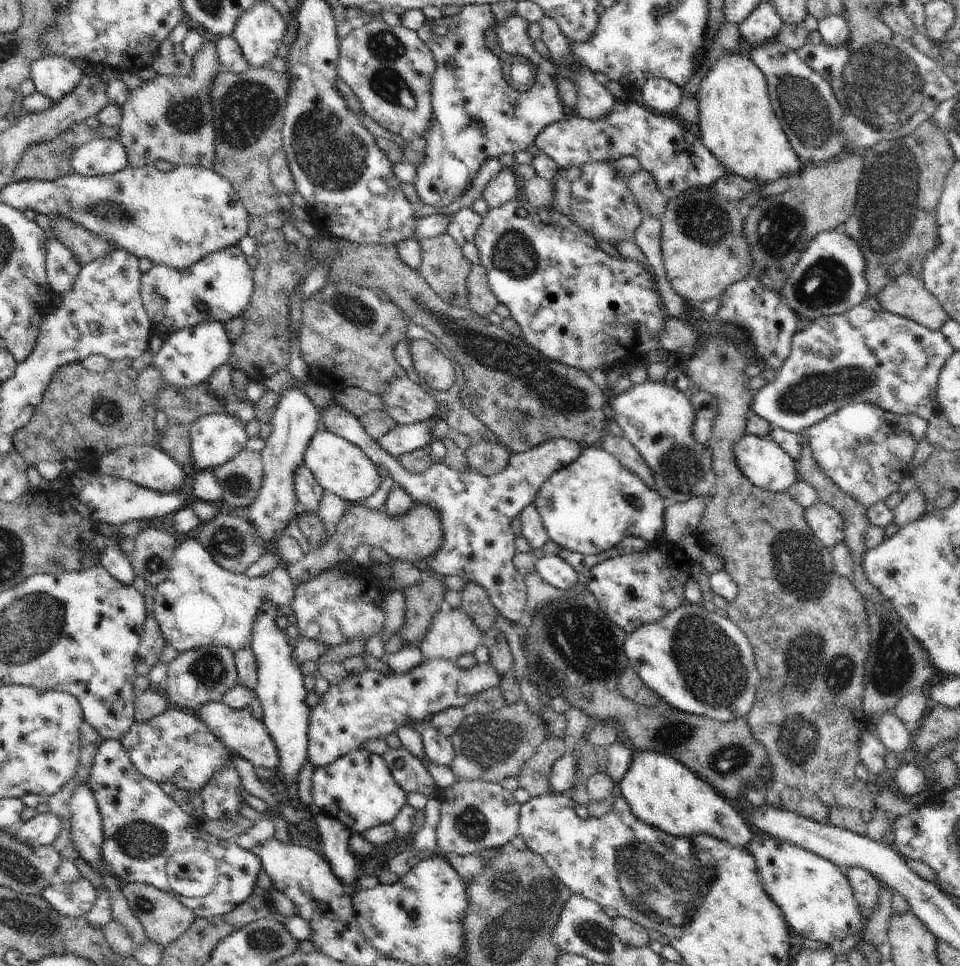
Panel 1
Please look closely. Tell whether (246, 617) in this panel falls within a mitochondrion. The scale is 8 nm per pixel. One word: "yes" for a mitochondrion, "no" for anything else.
no

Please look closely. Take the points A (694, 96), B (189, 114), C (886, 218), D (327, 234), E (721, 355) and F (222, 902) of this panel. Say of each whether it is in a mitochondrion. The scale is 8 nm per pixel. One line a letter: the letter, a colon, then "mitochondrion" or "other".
A: other
B: mitochondrion
C: mitochondrion
D: other
E: mitochondrion
F: other

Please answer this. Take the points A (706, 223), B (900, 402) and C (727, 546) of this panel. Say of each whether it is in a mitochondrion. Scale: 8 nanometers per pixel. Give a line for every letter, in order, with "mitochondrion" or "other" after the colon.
A: mitochondrion
B: other
C: other

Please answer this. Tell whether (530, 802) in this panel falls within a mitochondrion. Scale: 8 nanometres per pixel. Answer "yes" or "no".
no

